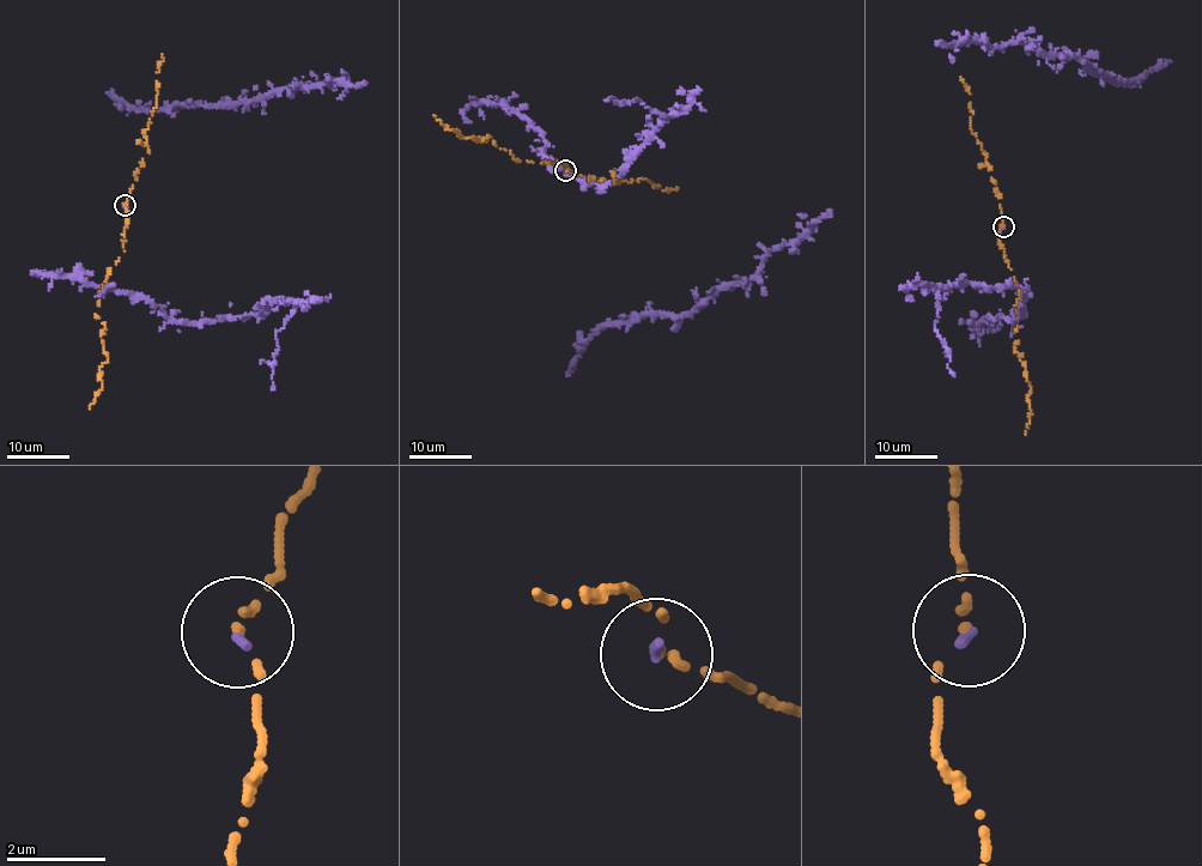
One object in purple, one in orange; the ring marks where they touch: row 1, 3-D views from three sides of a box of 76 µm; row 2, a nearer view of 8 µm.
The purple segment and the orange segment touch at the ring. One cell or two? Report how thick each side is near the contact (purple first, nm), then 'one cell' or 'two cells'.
calibres 140 and 110 nm; one cell

